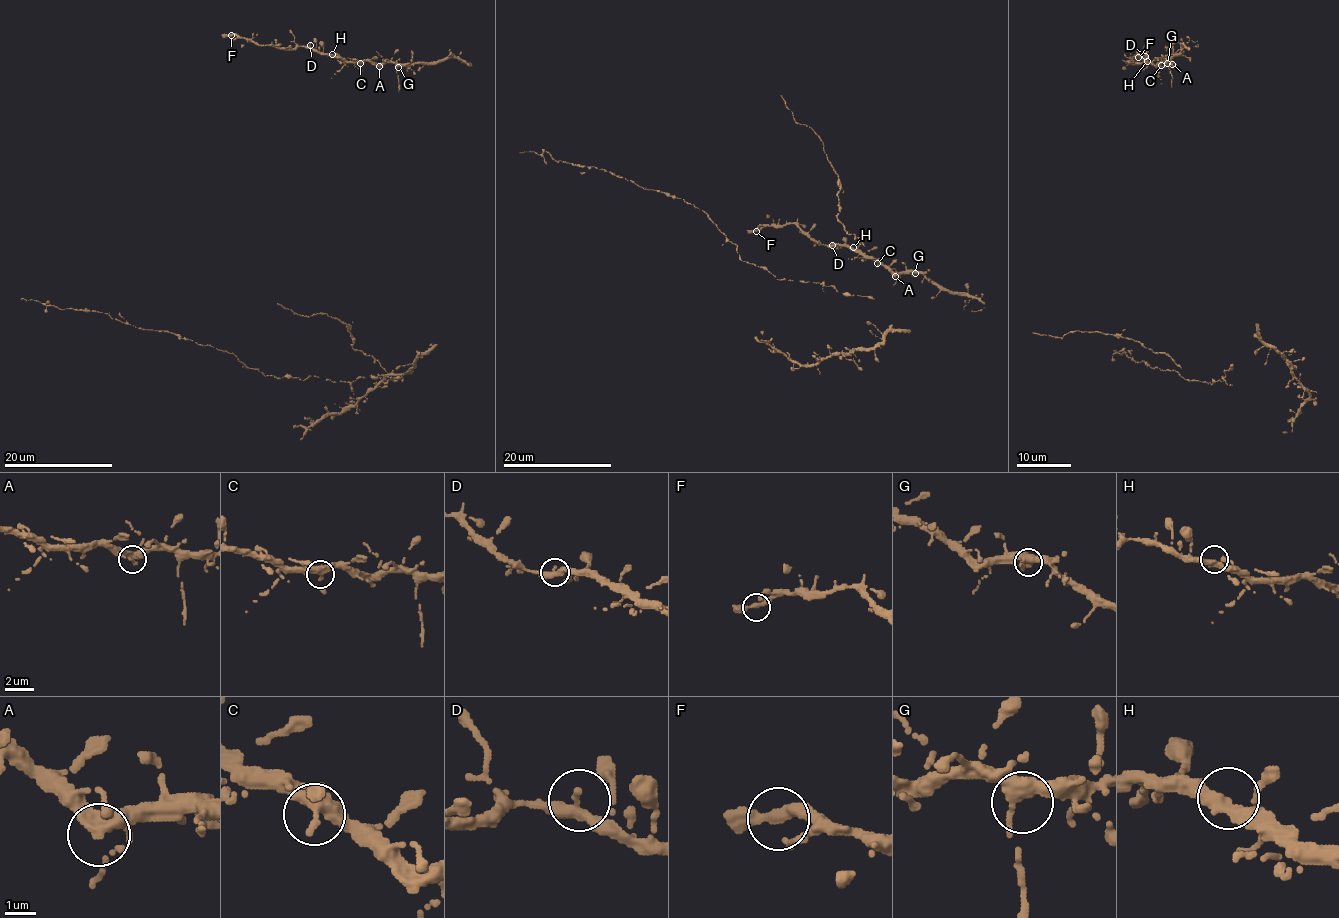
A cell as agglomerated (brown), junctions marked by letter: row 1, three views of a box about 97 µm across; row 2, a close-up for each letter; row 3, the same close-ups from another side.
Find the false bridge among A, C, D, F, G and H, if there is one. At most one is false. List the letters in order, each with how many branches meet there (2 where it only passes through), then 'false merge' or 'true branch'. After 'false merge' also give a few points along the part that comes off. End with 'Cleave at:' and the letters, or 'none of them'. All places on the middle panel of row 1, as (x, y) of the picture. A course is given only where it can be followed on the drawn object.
A: 2 branches meet; true branch
C: 2 branches meet; true branch
D: 2 branches meet; true branch
F: 2 branches meet; true branch
G: 2 branches meet; true branch
H: 2 branches meet; true branch
Cleave at: none of them

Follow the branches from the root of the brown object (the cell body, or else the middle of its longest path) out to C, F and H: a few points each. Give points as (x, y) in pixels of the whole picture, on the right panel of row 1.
C: (1160, 79), (1156, 66), (1161, 65)
F: (1160, 79), (1159, 67), (1147, 63), (1145, 57), (1142, 63), (1129, 64), (1134, 57), (1139, 57)
H: (1160, 79), (1159, 67), (1147, 61)

